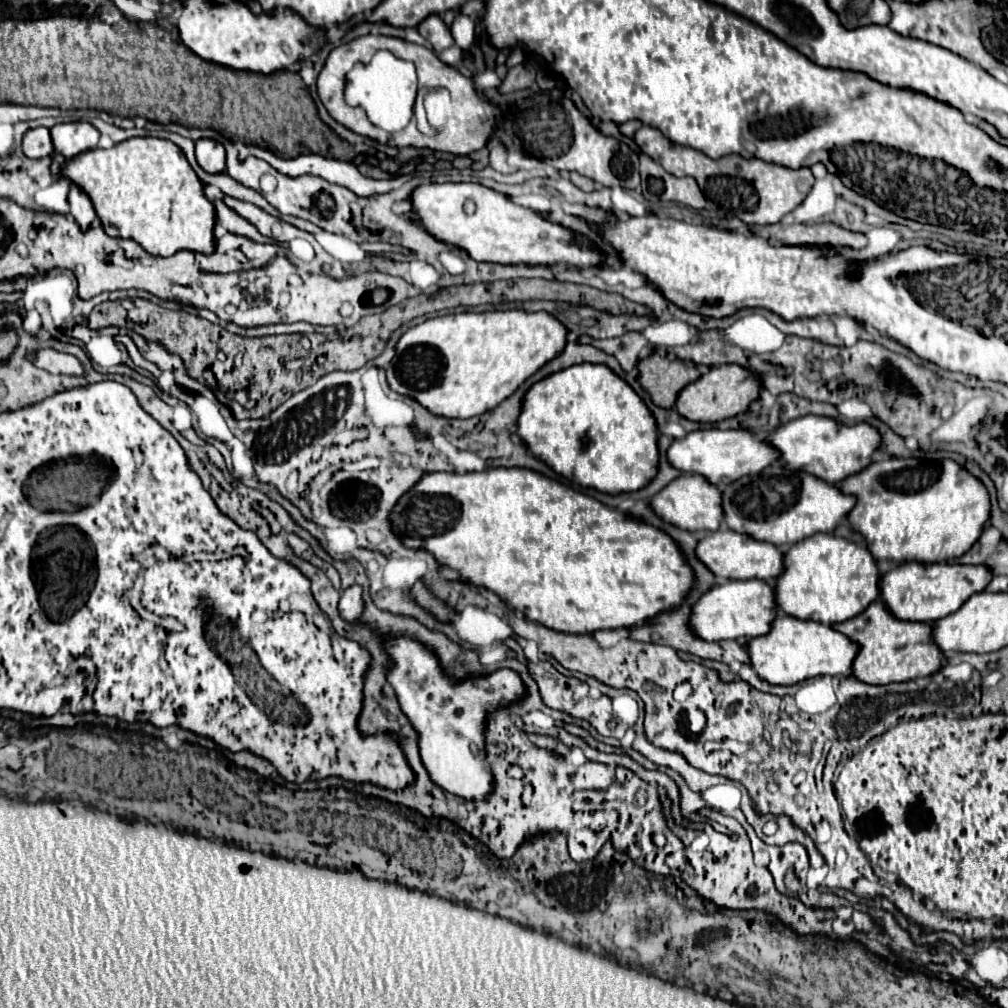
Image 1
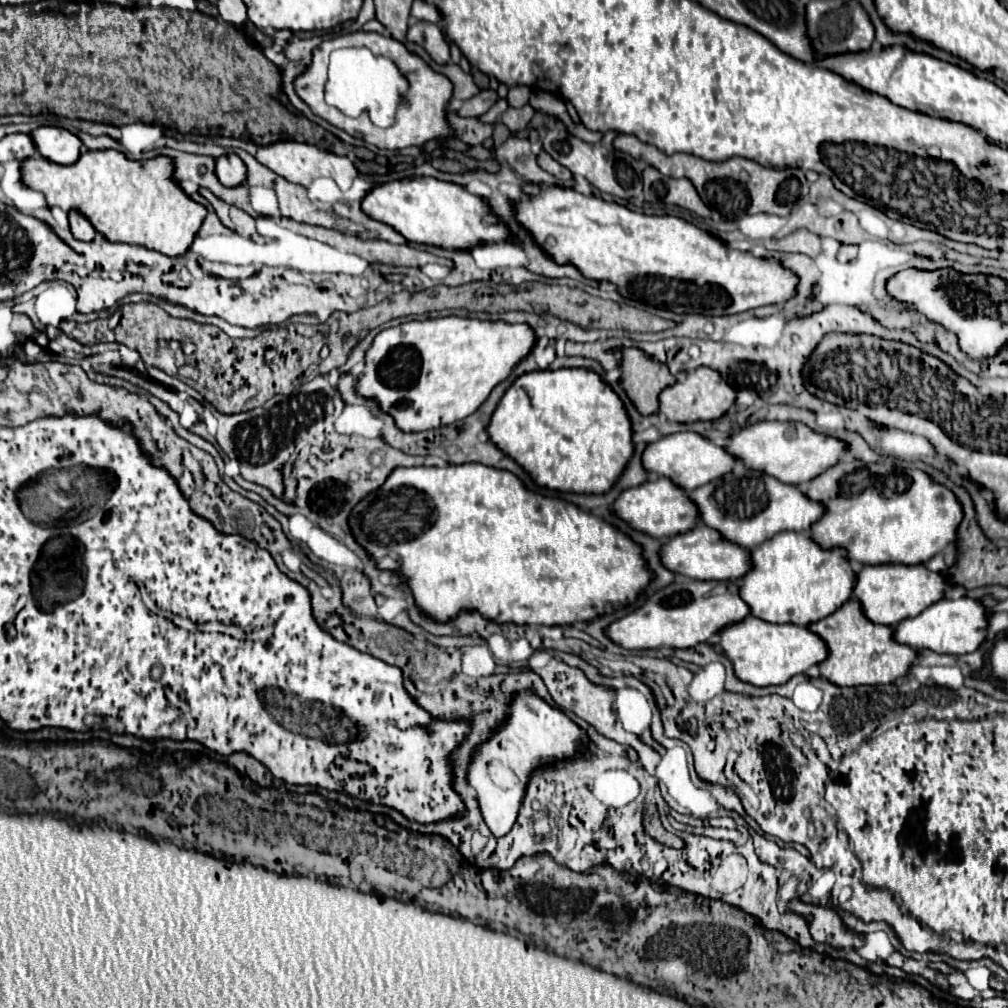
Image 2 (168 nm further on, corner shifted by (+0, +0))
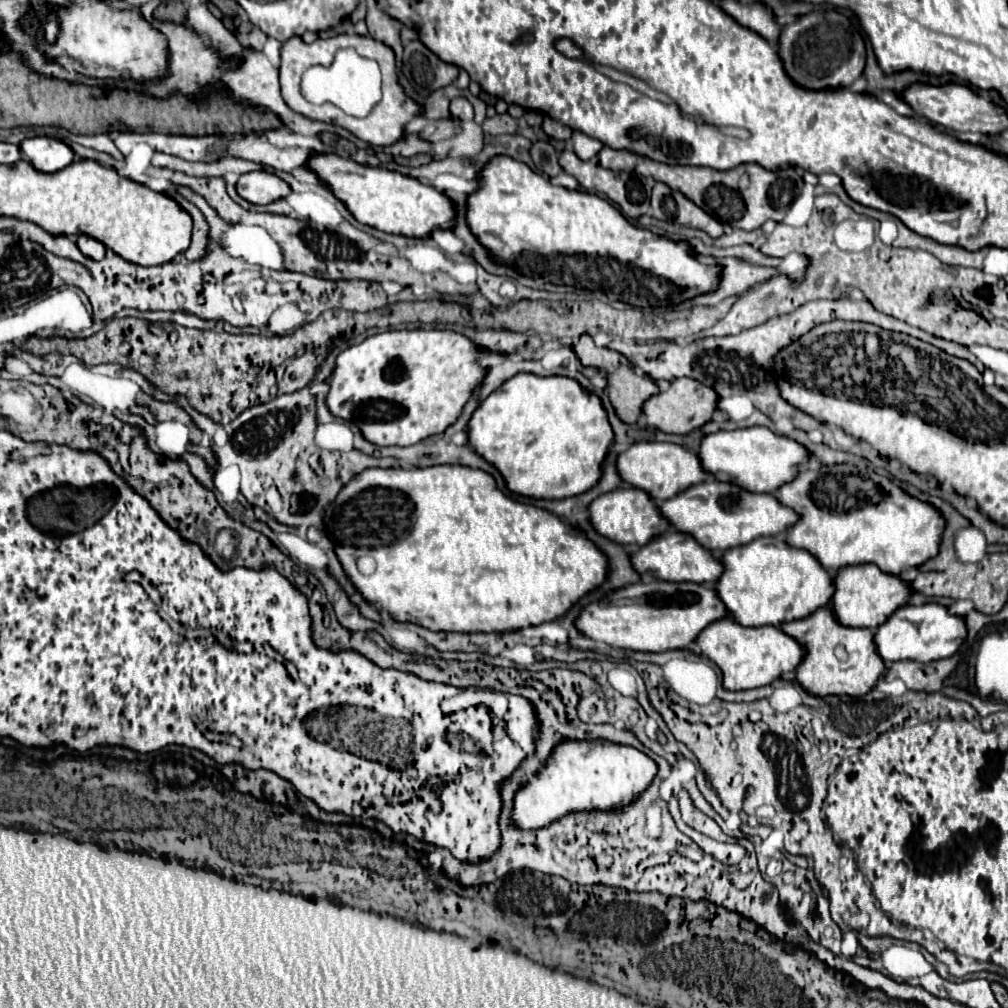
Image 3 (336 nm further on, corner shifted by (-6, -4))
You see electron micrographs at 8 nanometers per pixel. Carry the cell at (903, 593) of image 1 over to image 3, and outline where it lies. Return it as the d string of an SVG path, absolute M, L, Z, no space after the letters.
M852 565L852 567L842 567L834 577L834 595L830 597L832 603L832 617L846 627L866 627L866 629L876 629L896 607L902 607L912 591L908 591L908 583L896 579L894 575L888 575L880 571L876 565Z

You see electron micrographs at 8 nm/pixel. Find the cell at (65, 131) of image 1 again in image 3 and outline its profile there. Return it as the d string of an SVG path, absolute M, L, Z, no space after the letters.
M32 137L20 143L20 151L42 173L54 173L72 163L74 153L68 145L52 137Z

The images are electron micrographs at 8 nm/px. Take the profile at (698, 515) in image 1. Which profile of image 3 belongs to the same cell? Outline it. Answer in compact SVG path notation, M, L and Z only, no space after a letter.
M624 485L616 487L610 493L596 497L588 505L588 519L590 519L590 525L600 535L604 535L606 539L610 539L618 545L642 547L644 543L648 543L648 539L652 539L652 535L660 535L666 529L670 529L668 521L660 517L656 503L652 503L652 499L648 499L648 495L644 495L644 491L632 491L632 487L624 487Z

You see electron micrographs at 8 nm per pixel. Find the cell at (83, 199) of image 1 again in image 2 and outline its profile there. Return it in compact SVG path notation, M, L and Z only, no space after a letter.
M72 209L68 213L68 219L70 219L70 229L72 229L72 235L80 241L92 241L94 235L96 235L96 229L92 227L92 223L82 215L78 213L76 209Z

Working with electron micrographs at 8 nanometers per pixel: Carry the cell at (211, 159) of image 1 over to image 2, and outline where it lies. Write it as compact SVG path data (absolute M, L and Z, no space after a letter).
M234 153L216 157L214 171L216 171L218 181L226 187L236 187L236 185L246 183L246 167L244 167L242 159L238 159L238 155L234 155Z

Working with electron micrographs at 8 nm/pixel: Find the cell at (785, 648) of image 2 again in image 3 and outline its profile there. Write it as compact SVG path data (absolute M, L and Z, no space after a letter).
M724 617L710 623L698 637L696 645L704 657L714 661L722 669L724 689L754 689L780 679L782 673L792 675L800 659L804 657L804 647L792 637L784 635L778 627L740 627L732 619Z

